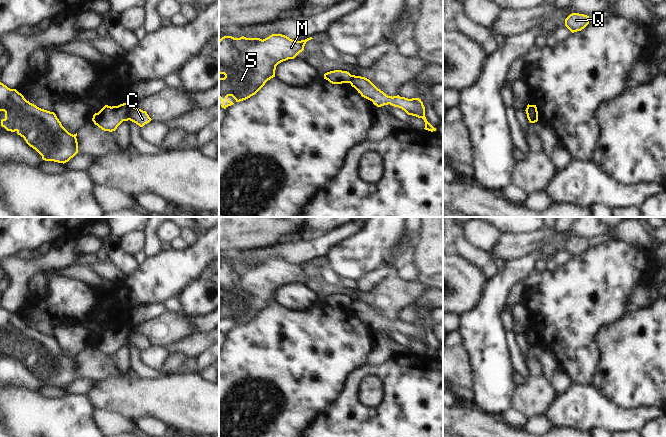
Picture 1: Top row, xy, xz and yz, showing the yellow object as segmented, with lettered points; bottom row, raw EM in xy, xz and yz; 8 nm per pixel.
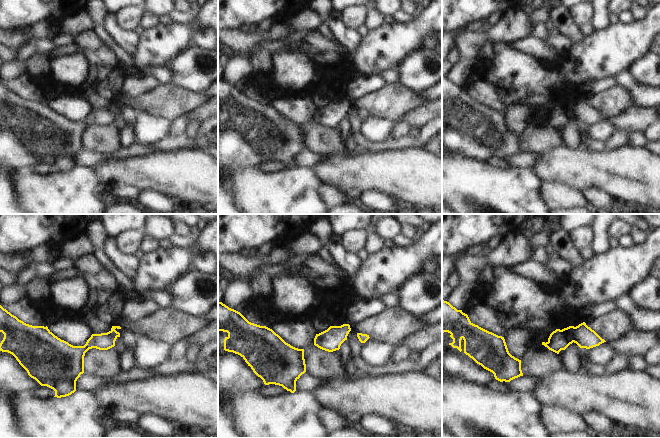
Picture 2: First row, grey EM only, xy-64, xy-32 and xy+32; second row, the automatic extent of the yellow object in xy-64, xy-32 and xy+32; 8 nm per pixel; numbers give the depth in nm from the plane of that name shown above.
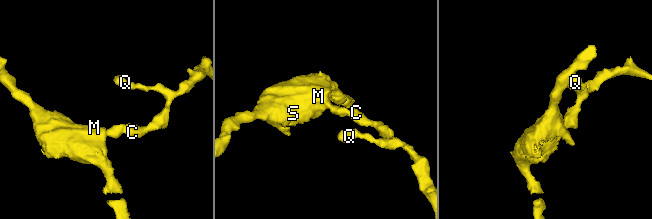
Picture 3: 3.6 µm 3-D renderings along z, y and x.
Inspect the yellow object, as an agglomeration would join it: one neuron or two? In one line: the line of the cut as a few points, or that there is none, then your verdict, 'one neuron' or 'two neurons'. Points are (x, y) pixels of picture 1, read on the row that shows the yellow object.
xy (130, 106), (127, 112), (127, 119) | two neurons

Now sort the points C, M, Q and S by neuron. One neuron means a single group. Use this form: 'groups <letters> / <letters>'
groups C Q / M S

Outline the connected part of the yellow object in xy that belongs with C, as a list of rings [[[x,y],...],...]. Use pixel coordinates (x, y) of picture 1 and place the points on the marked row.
[[[134,106],[129,107],[127,116],[128,120],[136,123],[140,127],[143,127],[145,124],[149,123],[152,120],[146,111],[143,111]]]

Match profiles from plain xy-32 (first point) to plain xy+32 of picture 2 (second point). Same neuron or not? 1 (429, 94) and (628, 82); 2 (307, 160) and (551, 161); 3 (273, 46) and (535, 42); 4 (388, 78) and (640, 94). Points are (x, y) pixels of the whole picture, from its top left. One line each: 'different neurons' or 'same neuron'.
1: same neuron
2: different neurons
3: same neuron
4: same neuron

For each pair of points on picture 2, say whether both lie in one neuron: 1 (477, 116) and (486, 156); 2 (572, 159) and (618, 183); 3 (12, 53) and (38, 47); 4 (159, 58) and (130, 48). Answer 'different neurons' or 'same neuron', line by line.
1: same neuron
2: same neuron
3: same neuron
4: different neurons

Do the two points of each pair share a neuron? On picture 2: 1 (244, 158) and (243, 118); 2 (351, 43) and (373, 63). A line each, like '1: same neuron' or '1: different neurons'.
1: same neuron
2: different neurons

